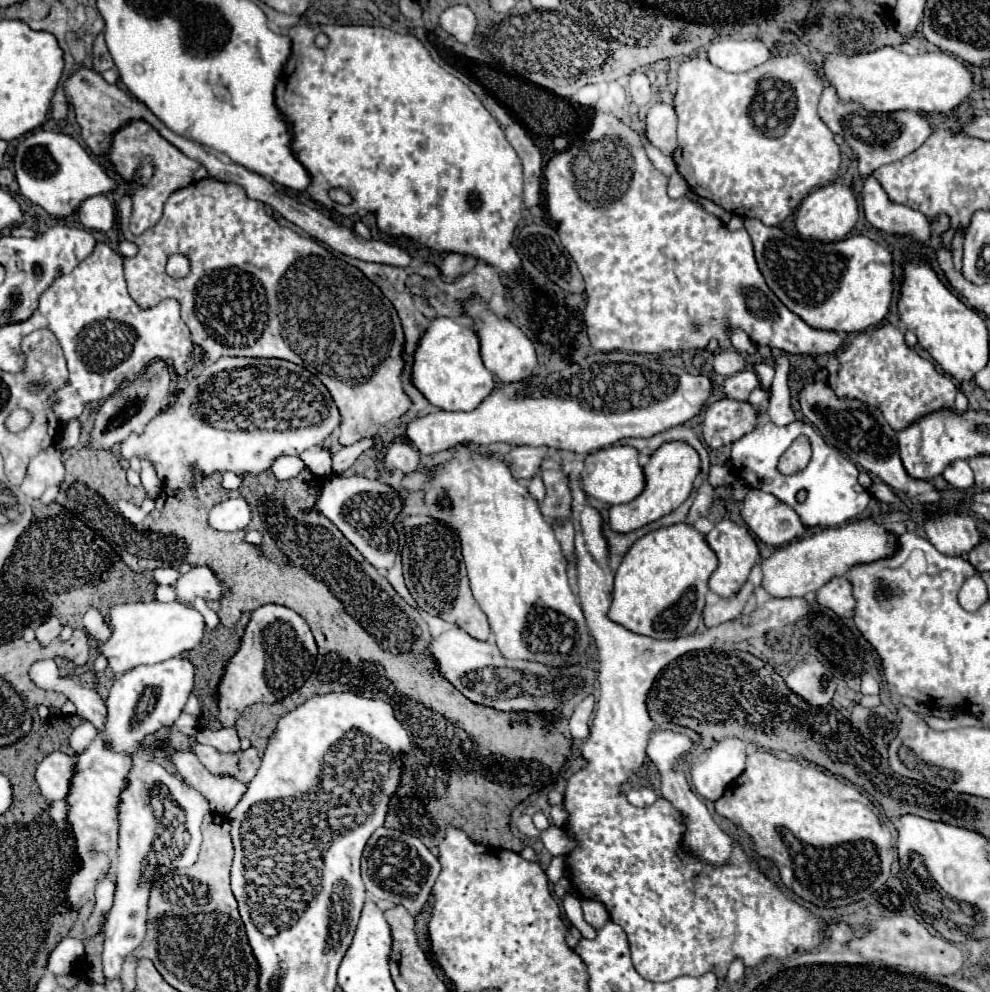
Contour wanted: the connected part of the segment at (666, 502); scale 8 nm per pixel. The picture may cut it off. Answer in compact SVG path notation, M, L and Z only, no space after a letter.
M666 442L662 444L650 458L650 462L644 466L644 490L638 498L634 498L628 504L618 504L608 508L608 520L610 528L618 534L634 532L666 514L676 510L692 492L694 480L700 472L700 458L692 446L686 442Z

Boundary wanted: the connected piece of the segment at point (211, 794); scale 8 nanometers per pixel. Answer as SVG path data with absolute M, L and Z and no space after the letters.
M176 752L172 754L172 762L182 778L210 802L212 812L228 814L246 792L244 782L230 774L212 774L192 752Z

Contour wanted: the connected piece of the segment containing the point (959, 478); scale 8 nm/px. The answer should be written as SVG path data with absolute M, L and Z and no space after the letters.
M966 460L952 462L944 470L944 478L948 480L948 484L952 484L954 488L960 488L960 490L968 490L968 488L974 486L974 474L972 474L972 470L970 470Z

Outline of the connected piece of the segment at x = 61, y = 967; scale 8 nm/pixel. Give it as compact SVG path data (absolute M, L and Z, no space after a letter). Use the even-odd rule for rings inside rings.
M64 938L48 958L48 972L52 974L68 974L84 956L84 942L76 938Z

